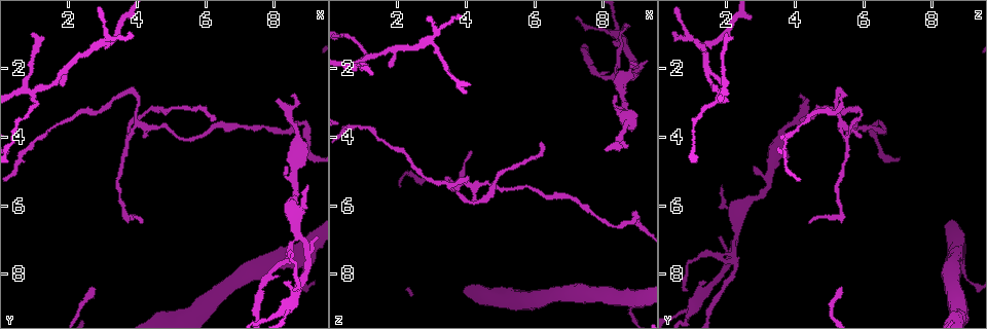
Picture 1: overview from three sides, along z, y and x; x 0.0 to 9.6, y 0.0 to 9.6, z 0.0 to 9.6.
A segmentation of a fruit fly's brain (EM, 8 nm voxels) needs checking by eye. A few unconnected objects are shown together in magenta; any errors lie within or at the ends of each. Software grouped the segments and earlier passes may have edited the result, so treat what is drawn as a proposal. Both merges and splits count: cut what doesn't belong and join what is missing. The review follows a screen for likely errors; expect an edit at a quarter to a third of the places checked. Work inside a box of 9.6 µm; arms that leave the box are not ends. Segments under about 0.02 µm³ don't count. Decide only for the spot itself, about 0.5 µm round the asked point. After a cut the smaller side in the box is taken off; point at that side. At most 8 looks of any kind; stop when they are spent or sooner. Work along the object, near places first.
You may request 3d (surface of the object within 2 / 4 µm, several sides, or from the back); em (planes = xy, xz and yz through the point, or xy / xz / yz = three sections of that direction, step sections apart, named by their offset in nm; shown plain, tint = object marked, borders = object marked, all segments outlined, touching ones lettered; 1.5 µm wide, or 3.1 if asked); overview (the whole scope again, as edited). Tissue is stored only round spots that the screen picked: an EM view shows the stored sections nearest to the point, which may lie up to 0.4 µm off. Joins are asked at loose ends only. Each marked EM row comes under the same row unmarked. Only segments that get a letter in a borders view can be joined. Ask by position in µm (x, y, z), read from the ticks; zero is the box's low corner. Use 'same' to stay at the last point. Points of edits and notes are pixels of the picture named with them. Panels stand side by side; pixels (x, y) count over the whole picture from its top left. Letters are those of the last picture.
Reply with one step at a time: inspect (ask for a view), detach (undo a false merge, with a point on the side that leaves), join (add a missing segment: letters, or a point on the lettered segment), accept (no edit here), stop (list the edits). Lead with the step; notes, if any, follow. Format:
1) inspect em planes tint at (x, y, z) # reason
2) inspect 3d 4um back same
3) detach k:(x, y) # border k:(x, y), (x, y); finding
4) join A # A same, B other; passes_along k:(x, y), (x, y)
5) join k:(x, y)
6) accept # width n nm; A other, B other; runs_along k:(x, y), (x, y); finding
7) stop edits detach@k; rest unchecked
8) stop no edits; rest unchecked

inspect em planes borders at (2.90, 1.30, 1.15) # branch point

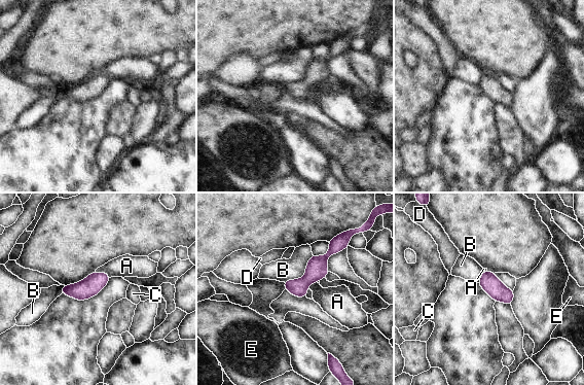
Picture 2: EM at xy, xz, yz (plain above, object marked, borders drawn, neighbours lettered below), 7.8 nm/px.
accept # longest_contact B 320 nm; A other, B other, C other, D other, E other; border 2:(313, 255), (302, 277), (284, 282); all the same neuron

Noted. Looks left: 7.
inspect em xz step 4 borders at (8.35, 4.80, 2.80) # free end

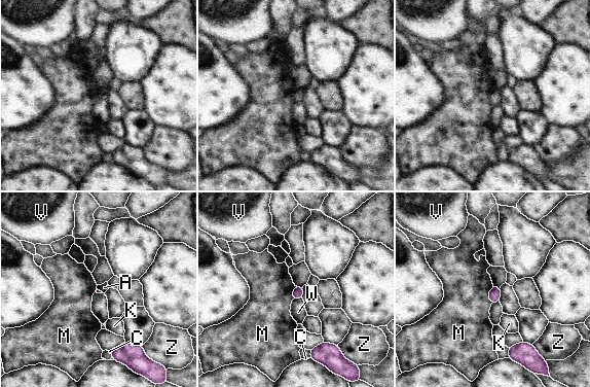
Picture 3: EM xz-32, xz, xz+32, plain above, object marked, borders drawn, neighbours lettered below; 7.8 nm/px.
accept # A other, C other, K other, M other, V other, W other, Z other; no lettered segment goes on from it

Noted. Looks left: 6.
inspect 3d 4um at (8.90, 7.60, 8.65) # a fork

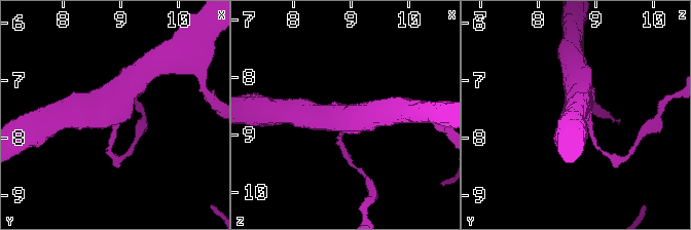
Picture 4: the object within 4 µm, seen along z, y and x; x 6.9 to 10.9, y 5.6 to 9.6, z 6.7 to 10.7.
inspect em yz step 4 borders at (8.90, 7.60, 8.70) # arms 3

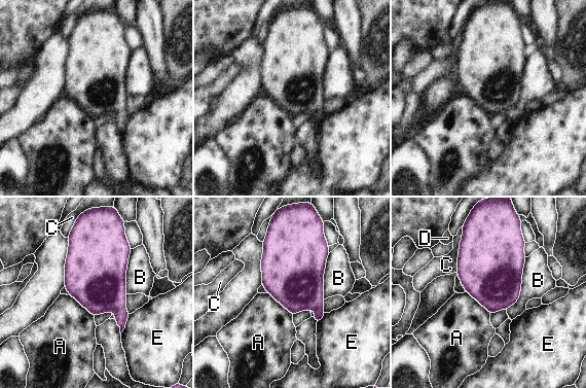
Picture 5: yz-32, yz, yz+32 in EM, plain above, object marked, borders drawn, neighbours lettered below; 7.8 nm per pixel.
accept # A other, B other, C other, D other, E other; border 5:(267, 292), (292, 316); all the same neuron

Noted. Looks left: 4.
stop no edits; rest unchecked

